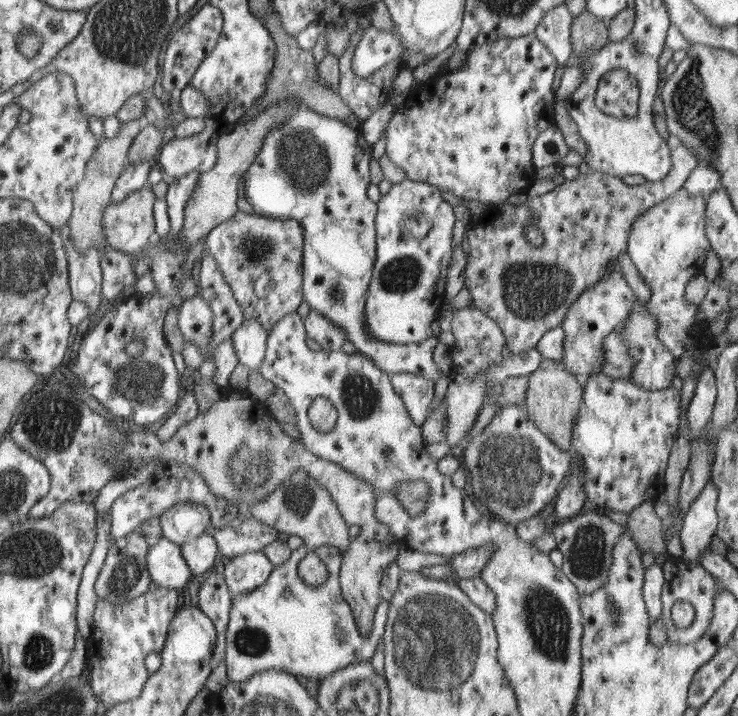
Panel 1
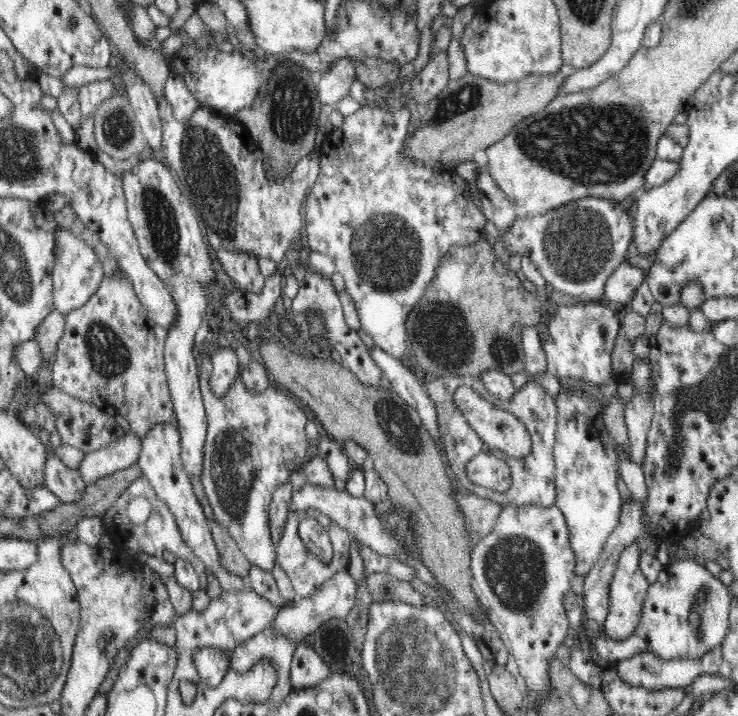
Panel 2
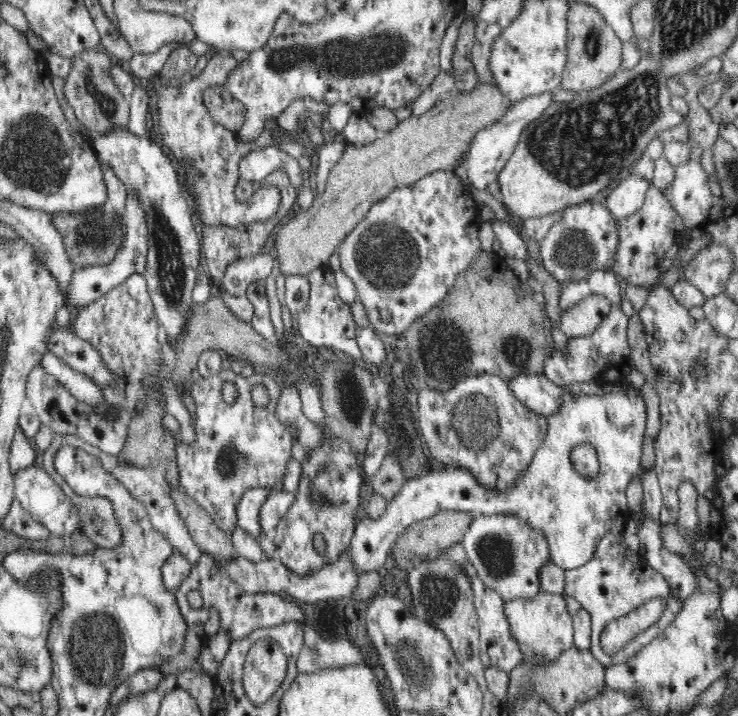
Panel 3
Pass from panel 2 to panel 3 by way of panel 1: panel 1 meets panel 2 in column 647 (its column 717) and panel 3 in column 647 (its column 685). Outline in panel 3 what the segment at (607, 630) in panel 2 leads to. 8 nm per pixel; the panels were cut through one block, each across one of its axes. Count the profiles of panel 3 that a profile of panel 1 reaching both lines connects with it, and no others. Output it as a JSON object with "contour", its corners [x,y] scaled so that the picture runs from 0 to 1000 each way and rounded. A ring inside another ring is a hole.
{"contour":[[[824,744],[817,749],[808,761],[802,779],[778,796],[770,796],[767,802],[767,818],[764,834],[775,832],[786,842],[786,846],[799,862],[801,872],[801,911],[820,932],[829,927],[843,927],[858,919],[873,902],[877,902],[886,891],[890,891],[908,869],[925,849],[925,838],[915,835],[908,825],[902,807],[881,792],[871,775],[856,770],[847,760],[843,744]],[[897,841],[900,845],[896,865],[883,874],[875,877],[863,892],[859,892],[847,905],[835,911],[833,916],[824,916],[813,904],[813,885],[818,876],[829,866],[837,866],[869,845]]]}

